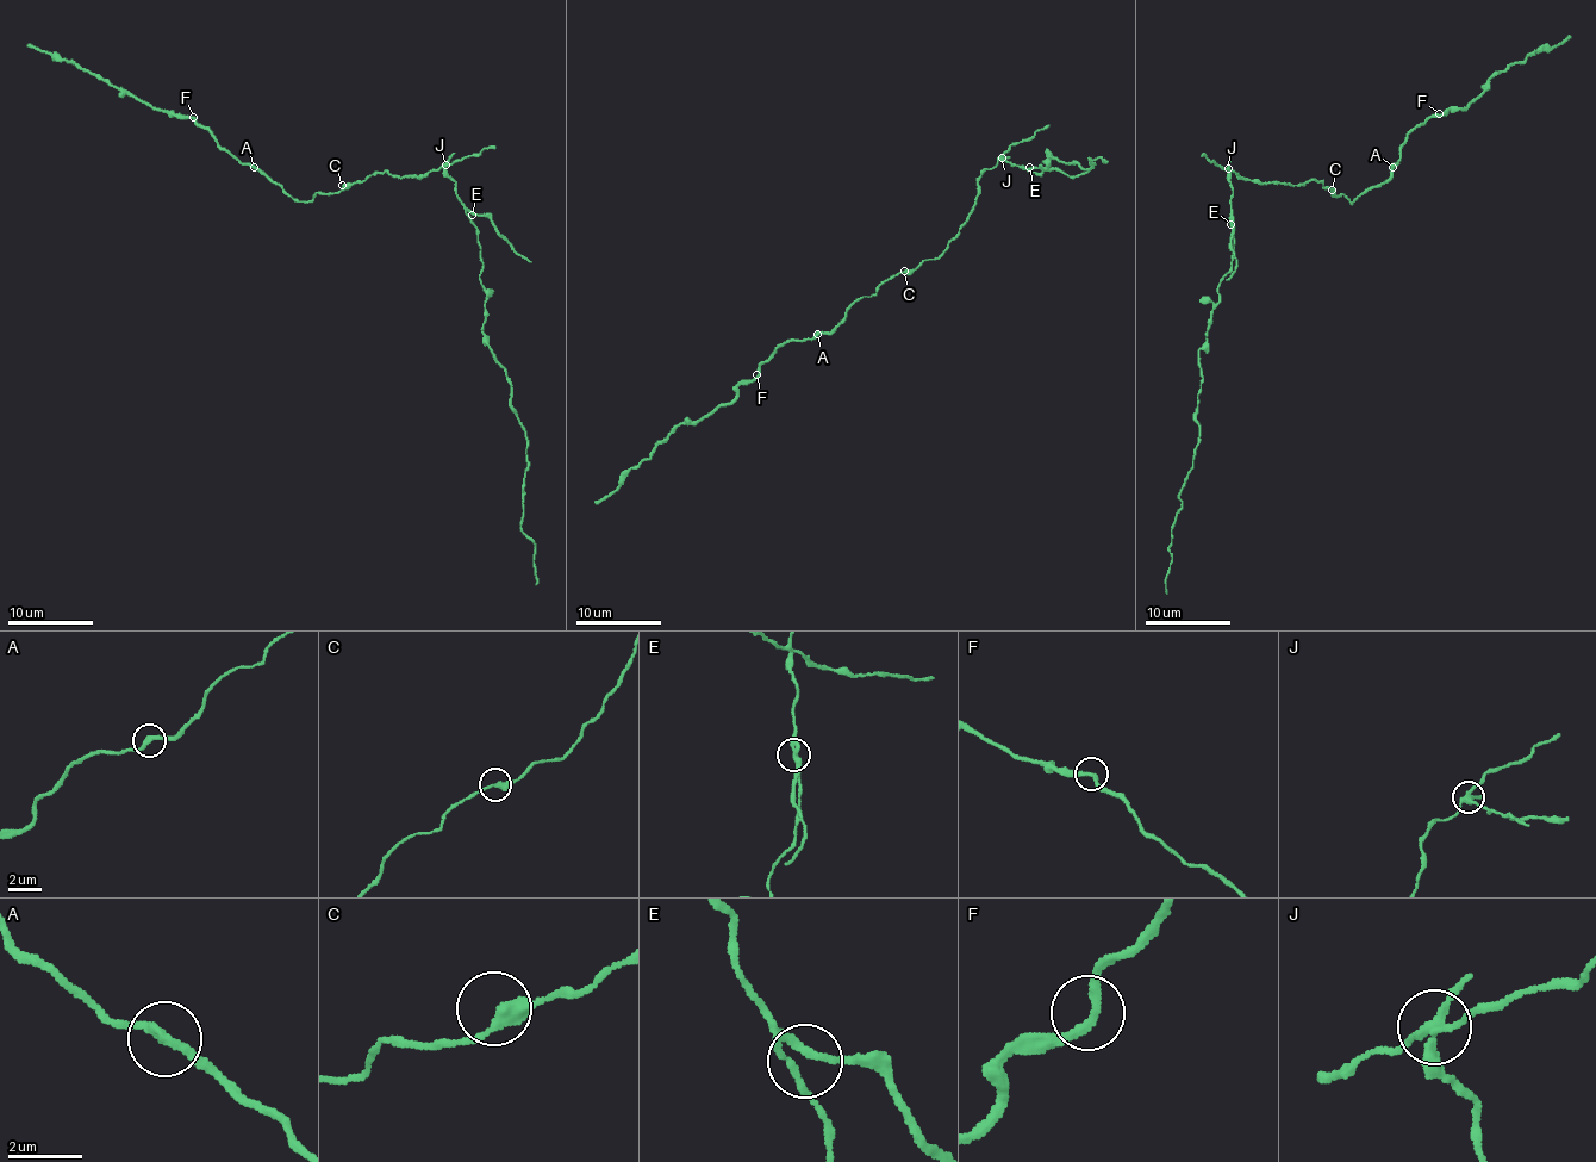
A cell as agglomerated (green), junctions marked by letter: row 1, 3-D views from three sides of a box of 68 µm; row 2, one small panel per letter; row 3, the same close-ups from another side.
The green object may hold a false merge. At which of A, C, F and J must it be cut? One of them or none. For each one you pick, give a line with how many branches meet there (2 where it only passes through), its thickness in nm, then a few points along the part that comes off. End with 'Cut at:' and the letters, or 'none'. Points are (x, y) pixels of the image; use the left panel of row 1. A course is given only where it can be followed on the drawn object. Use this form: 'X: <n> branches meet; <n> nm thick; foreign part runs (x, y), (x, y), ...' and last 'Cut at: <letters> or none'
J: 4 branches meet; 240 nm thick; foreign part runs (447, 166), (478, 236), (484, 337), (505, 370), (527, 437), (521, 529), (534, 542), (536, 585)
Cut at: J

